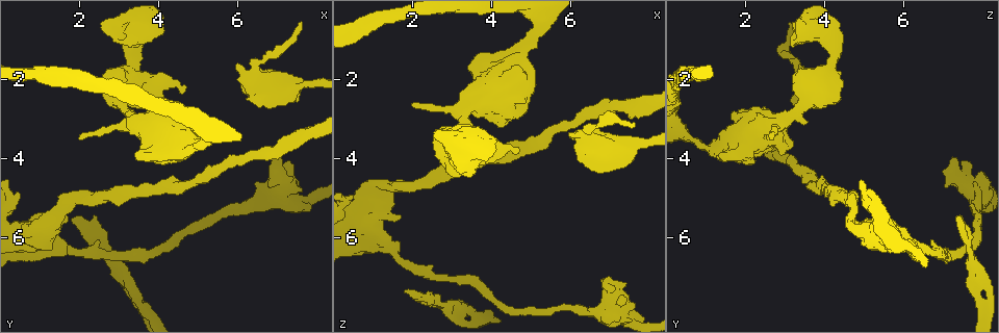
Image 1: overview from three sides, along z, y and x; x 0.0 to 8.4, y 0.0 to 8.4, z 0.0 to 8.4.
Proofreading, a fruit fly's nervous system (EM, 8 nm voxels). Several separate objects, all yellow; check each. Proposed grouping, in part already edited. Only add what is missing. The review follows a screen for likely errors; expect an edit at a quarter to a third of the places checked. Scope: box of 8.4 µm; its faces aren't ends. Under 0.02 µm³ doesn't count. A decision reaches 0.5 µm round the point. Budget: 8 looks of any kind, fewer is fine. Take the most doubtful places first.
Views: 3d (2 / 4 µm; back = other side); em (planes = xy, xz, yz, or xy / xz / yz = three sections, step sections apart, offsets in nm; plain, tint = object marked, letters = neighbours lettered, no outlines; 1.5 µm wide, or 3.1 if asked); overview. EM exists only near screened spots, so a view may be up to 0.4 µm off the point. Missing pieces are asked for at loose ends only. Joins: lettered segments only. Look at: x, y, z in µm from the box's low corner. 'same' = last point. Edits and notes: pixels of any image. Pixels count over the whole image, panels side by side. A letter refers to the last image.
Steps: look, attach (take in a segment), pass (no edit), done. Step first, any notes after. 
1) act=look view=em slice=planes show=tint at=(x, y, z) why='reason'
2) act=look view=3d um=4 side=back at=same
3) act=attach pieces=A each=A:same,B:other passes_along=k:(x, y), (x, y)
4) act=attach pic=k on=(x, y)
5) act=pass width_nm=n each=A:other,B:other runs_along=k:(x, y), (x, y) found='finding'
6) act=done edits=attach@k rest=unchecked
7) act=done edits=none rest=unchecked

act=look view=3d um=4 at=(1.90, 5.50, 7.30) why='an open end'

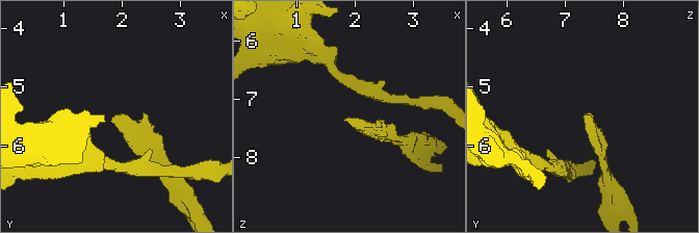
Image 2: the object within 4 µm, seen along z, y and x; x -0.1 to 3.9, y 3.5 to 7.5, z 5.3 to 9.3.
act=look view=em slice=planes show=letters at=(1.85, 5.50, 7.30)

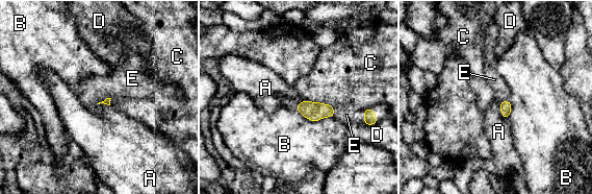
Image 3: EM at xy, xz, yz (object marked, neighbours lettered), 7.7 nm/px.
act=attach pic=3 on=(346, 115) each=A:other,B:other,C:other,D:other,E:same passes_along=3:(313, 111), (333, 112), (346, 115) found='the neuron continues'

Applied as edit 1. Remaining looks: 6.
act=look view=em slice=planes show=letters at=(6.40, 2.55, 3.25) why='branch stops here'

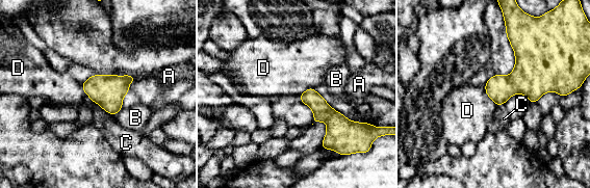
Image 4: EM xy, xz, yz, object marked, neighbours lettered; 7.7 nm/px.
act=pass longest_contact=D:180nm each=A:other,B:other,C:other,D:other found='none of them fits'

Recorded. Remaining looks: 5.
act=done edits=attach@3 rest=unchecked

